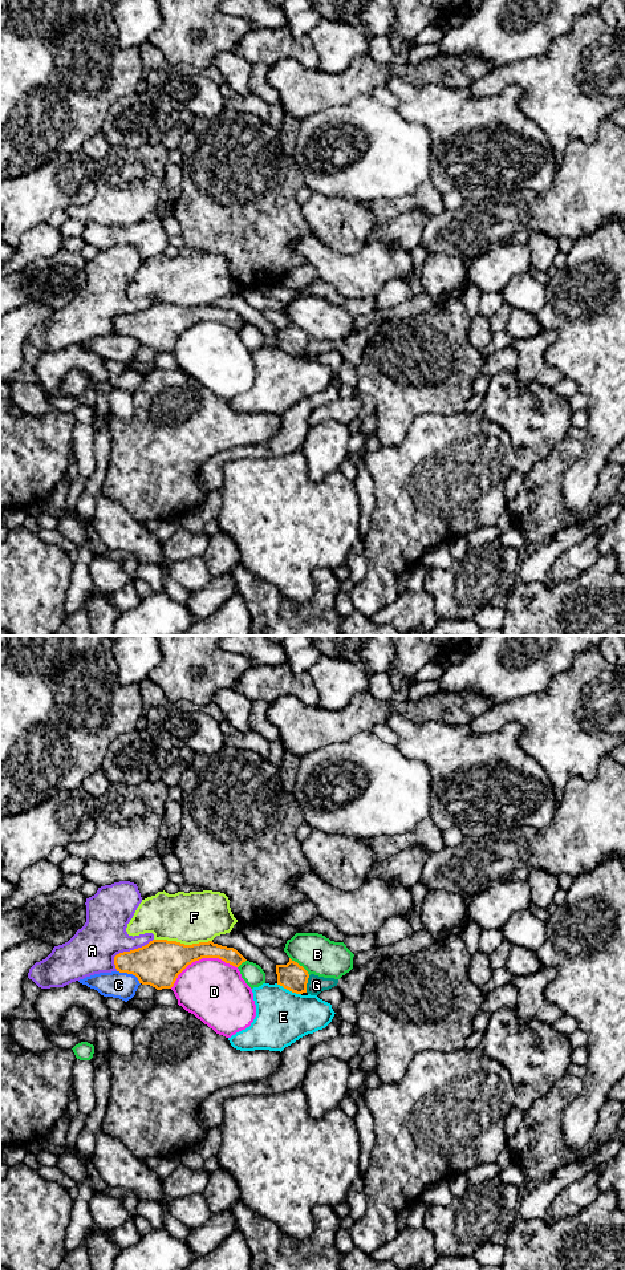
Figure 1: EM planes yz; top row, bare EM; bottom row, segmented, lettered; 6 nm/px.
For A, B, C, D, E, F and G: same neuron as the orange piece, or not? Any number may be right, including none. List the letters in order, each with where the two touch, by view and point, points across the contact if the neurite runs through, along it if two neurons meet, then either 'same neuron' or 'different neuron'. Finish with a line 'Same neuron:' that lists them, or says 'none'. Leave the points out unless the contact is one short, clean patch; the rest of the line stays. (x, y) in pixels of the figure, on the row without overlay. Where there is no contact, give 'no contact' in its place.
A: yz (126, 315) | different neuron
B: yz (299, 328) | different neuron
C: yz (130, 336) | different neuron
D: yz (201, 321) | different neuron
E: yz (288, 352) | different neuron
F: yz (183, 307) | different neuron
G: yz (305, 347) | along yz (309, 339), (305, 354) | different neuron
Same neuron: none

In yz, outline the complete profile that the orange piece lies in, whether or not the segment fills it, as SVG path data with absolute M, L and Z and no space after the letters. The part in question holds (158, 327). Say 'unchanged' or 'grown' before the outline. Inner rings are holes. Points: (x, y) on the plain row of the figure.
unchanged; M153 303L142 311L117 317L114 328L117 334L135 338L139 346L162 353L171 352L178 338L202 321L219 321L235 330L247 324L236 312L212 304L184 308Z

